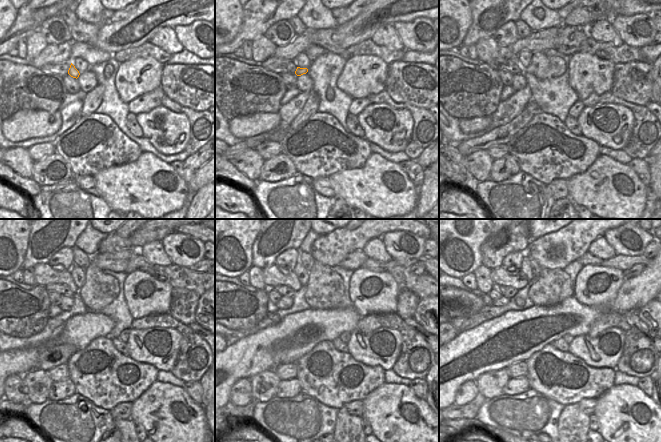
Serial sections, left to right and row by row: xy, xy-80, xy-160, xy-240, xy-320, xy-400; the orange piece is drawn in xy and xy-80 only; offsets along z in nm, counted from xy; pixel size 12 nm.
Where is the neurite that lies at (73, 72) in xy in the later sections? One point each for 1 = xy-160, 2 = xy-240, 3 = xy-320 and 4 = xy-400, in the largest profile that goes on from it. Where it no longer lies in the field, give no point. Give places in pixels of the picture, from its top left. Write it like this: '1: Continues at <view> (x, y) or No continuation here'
1: Continues at xy-160 (543, 67)
2: Continues at xy-240 (99, 290)
3: Continues at xy-320 (324, 290)
4: Continues at xy-400 (553, 286)

